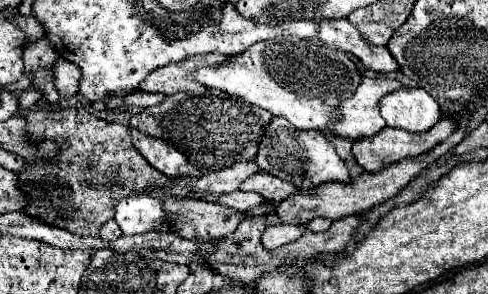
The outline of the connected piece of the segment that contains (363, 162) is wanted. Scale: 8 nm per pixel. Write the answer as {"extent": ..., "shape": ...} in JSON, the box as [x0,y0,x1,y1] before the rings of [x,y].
{"extent":[352,116,456,172],"shape":[[[442,116],[442,120],[430,128],[428,132],[422,132],[422,134],[408,134],[406,130],[394,130],[394,128],[384,128],[380,130],[378,134],[374,136],[368,136],[368,138],[362,138],[362,140],[356,140],[354,146],[352,146],[352,154],[356,158],[356,162],[366,170],[366,172],[380,172],[382,168],[402,160],[402,158],[412,158],[412,156],[420,156],[424,152],[428,152],[430,148],[434,148],[438,142],[446,140],[454,128],[456,128],[456,120],[454,118],[446,118]]]}

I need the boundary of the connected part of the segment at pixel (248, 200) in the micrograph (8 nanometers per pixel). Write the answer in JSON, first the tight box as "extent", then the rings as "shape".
{"extent":[202,190,266,212],"shape":[[[236,190],[232,194],[212,194],[212,192],[206,192],[206,194],[202,194],[202,200],[218,202],[222,206],[230,206],[230,208],[236,208],[236,210],[242,210],[242,212],[246,212],[246,210],[266,202],[262,196],[258,196],[254,192],[242,192],[242,190]]]}

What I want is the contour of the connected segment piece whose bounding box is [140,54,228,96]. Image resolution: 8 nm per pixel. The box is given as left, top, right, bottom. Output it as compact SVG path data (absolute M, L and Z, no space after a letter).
M208 54L208 56L194 56L188 60L182 60L178 64L168 64L158 70L154 70L142 84L140 90L144 92L162 92L162 94L176 94L176 92L200 92L204 86L198 84L192 78L192 72L196 72L202 66L214 66L224 64L228 56Z

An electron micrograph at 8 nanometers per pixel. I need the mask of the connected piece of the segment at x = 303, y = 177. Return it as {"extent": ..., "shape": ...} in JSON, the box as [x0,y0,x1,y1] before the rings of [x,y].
{"extent":[256,118,350,192],"shape":[[[274,118],[270,122],[264,140],[260,142],[256,164],[262,172],[270,172],[272,176],[292,182],[300,192],[312,192],[316,186],[326,182],[350,182],[344,160],[336,154],[332,142],[328,142],[322,132],[302,132],[282,118]]]}

